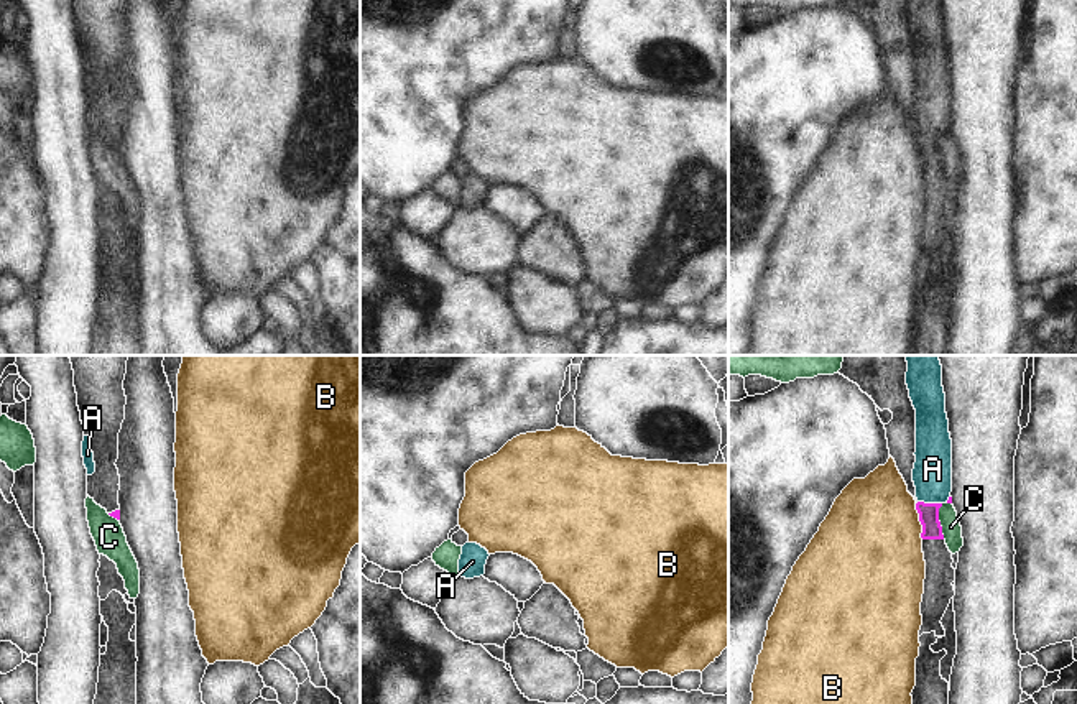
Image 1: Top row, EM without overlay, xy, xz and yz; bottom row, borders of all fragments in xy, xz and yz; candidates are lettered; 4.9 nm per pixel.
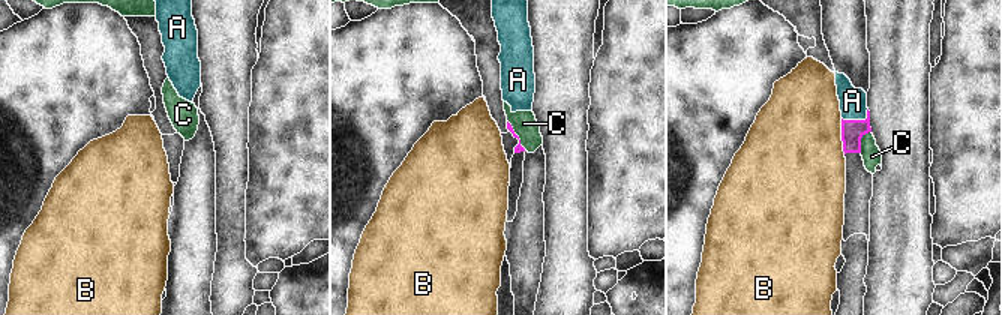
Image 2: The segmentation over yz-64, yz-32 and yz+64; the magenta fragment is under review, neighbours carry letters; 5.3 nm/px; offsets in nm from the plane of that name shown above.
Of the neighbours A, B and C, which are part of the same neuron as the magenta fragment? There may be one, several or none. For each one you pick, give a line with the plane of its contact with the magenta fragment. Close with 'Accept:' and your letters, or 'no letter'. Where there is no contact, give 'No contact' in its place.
A: Touches magenta in yz
Accept: A.

